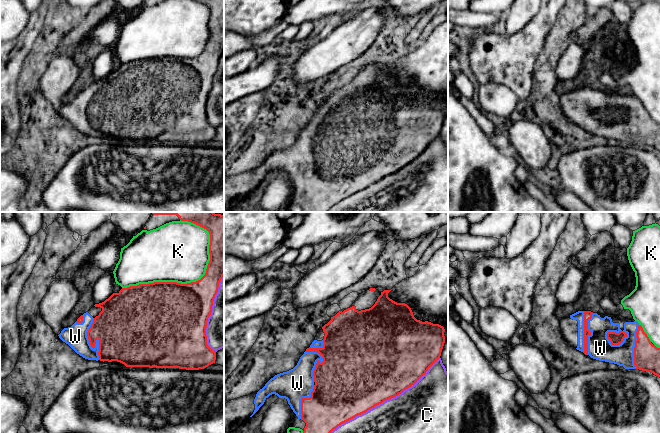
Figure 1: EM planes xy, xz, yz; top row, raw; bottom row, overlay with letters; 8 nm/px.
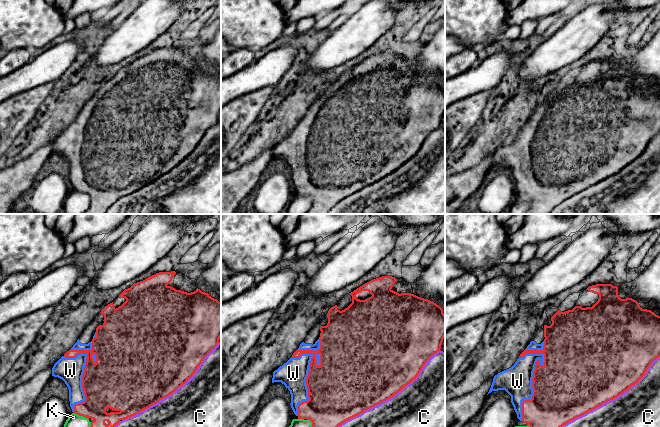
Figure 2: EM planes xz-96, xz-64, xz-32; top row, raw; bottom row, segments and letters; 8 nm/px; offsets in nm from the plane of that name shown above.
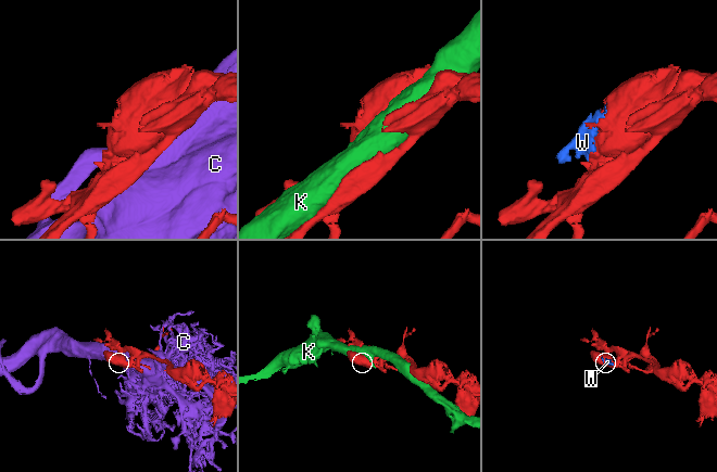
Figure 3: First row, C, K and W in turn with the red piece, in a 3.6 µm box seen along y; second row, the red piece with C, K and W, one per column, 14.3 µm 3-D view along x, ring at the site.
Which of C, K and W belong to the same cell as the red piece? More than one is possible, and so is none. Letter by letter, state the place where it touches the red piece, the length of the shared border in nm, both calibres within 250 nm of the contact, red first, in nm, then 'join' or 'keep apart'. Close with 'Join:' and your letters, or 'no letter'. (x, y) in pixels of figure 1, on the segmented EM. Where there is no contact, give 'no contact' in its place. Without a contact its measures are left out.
C: meets red in xz at (385, 400); contact 1050 nm long; 500 nm thick on the red side, 360 nm on the other; keep apart
K: meets red in xy at (184, 284); contact 850 nm long; 500 nm thick on the red side, 460 nm on the other; keep apart
W: meets red in xy at (93, 348); contact 340 nm long; 380 nm thick on the red side, 180 nm on the other; join
Join: W

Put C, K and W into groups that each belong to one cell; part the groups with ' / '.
C / K / W

